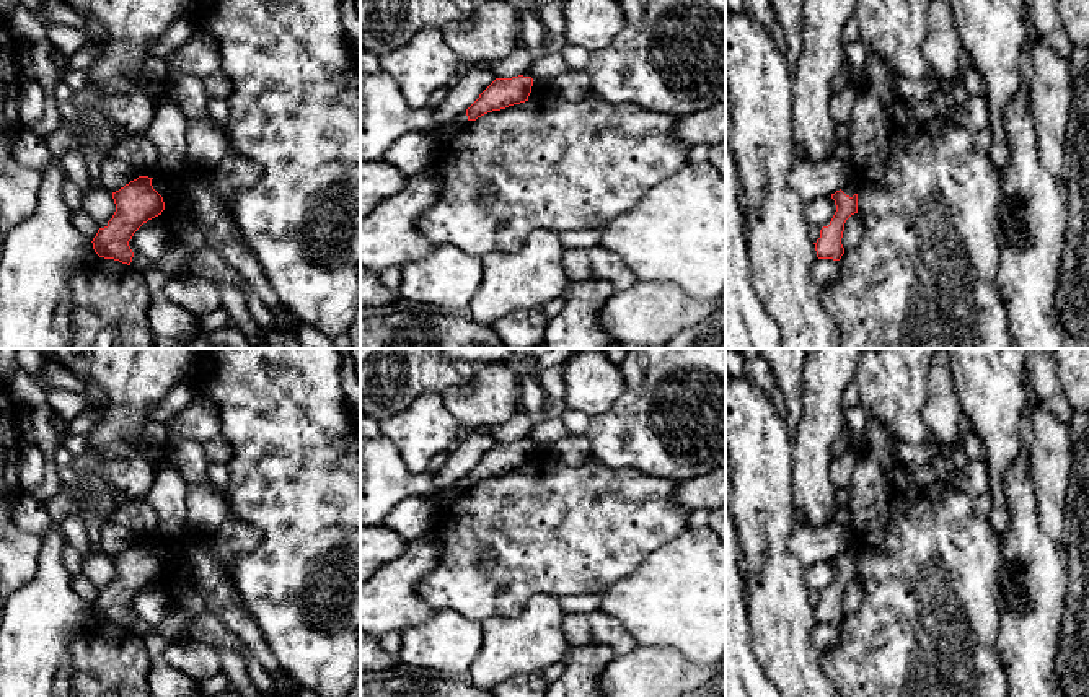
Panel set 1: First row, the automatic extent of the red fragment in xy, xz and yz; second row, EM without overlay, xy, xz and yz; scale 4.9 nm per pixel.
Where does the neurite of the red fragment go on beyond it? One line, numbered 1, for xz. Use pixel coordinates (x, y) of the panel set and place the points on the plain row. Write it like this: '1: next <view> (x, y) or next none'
1: next xz (535, 445)

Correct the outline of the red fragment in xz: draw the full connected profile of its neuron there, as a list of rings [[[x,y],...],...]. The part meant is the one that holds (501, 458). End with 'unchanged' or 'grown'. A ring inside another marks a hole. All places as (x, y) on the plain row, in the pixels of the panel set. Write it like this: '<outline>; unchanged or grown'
[[[528,436],[512,443],[496,443],[479,462],[463,476],[463,480],[468,485],[476,485],[487,477],[525,467],[530,458],[538,451],[540,445]]]; grown

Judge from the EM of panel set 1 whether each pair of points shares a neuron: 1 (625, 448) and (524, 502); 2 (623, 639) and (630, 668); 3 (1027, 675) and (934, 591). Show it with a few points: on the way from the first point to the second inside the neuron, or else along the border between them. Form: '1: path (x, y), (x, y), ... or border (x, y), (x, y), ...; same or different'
1: border (592, 456), (612, 468), (634, 468), (638, 471); different
2: border (638, 645), (617, 655); different
3: border (1000, 609), (998, 657), (1008, 679); different

